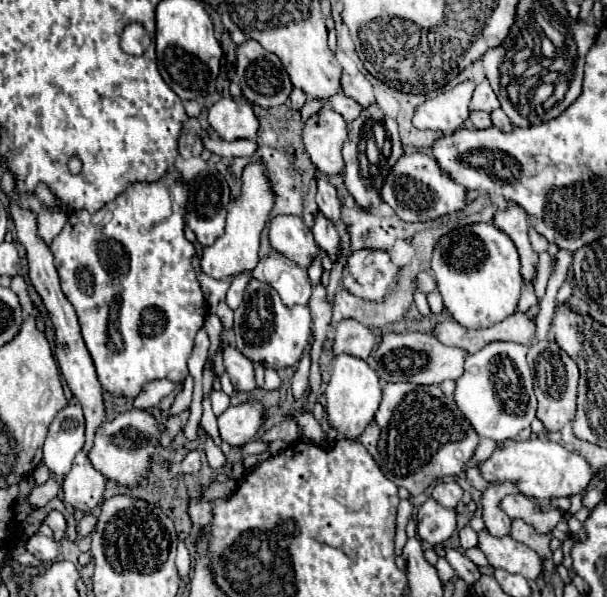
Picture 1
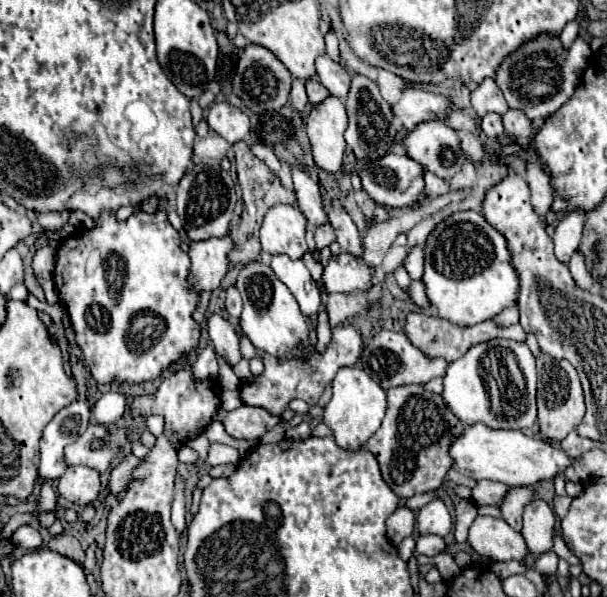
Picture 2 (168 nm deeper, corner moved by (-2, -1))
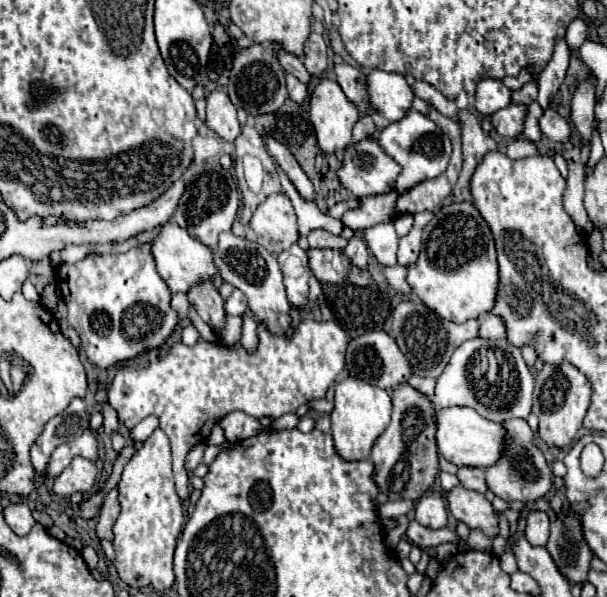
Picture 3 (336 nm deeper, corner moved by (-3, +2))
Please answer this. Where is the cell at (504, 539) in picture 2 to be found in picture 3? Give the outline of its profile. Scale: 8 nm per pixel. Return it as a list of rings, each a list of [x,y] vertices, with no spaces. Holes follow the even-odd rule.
[[[456,486],[446,494],[446,500],[452,516],[468,524],[468,528],[482,528],[490,538],[498,534],[498,516],[482,492]]]

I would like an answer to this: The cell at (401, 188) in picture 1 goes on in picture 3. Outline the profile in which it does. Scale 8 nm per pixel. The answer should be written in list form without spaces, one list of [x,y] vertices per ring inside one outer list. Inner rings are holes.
[[[366,138],[358,144],[348,144],[344,148],[338,180],[340,184],[358,198],[384,194],[394,188],[398,178],[398,164],[378,148],[374,138]]]

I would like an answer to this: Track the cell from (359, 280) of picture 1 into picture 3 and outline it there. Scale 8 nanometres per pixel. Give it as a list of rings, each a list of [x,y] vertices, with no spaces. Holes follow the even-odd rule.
[[[308,248],[308,266],[310,272],[318,278],[318,282],[330,282],[338,284],[348,276],[350,260],[340,250],[330,248]]]

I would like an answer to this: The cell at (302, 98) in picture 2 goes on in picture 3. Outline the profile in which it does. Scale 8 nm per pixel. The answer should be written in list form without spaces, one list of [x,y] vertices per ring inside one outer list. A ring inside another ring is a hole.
[[[286,74],[286,86],[288,86],[288,96],[290,96],[294,102],[298,102],[298,104],[302,104],[304,98],[308,96],[306,84],[302,84],[302,82],[300,82],[296,76],[292,76],[292,74]]]

